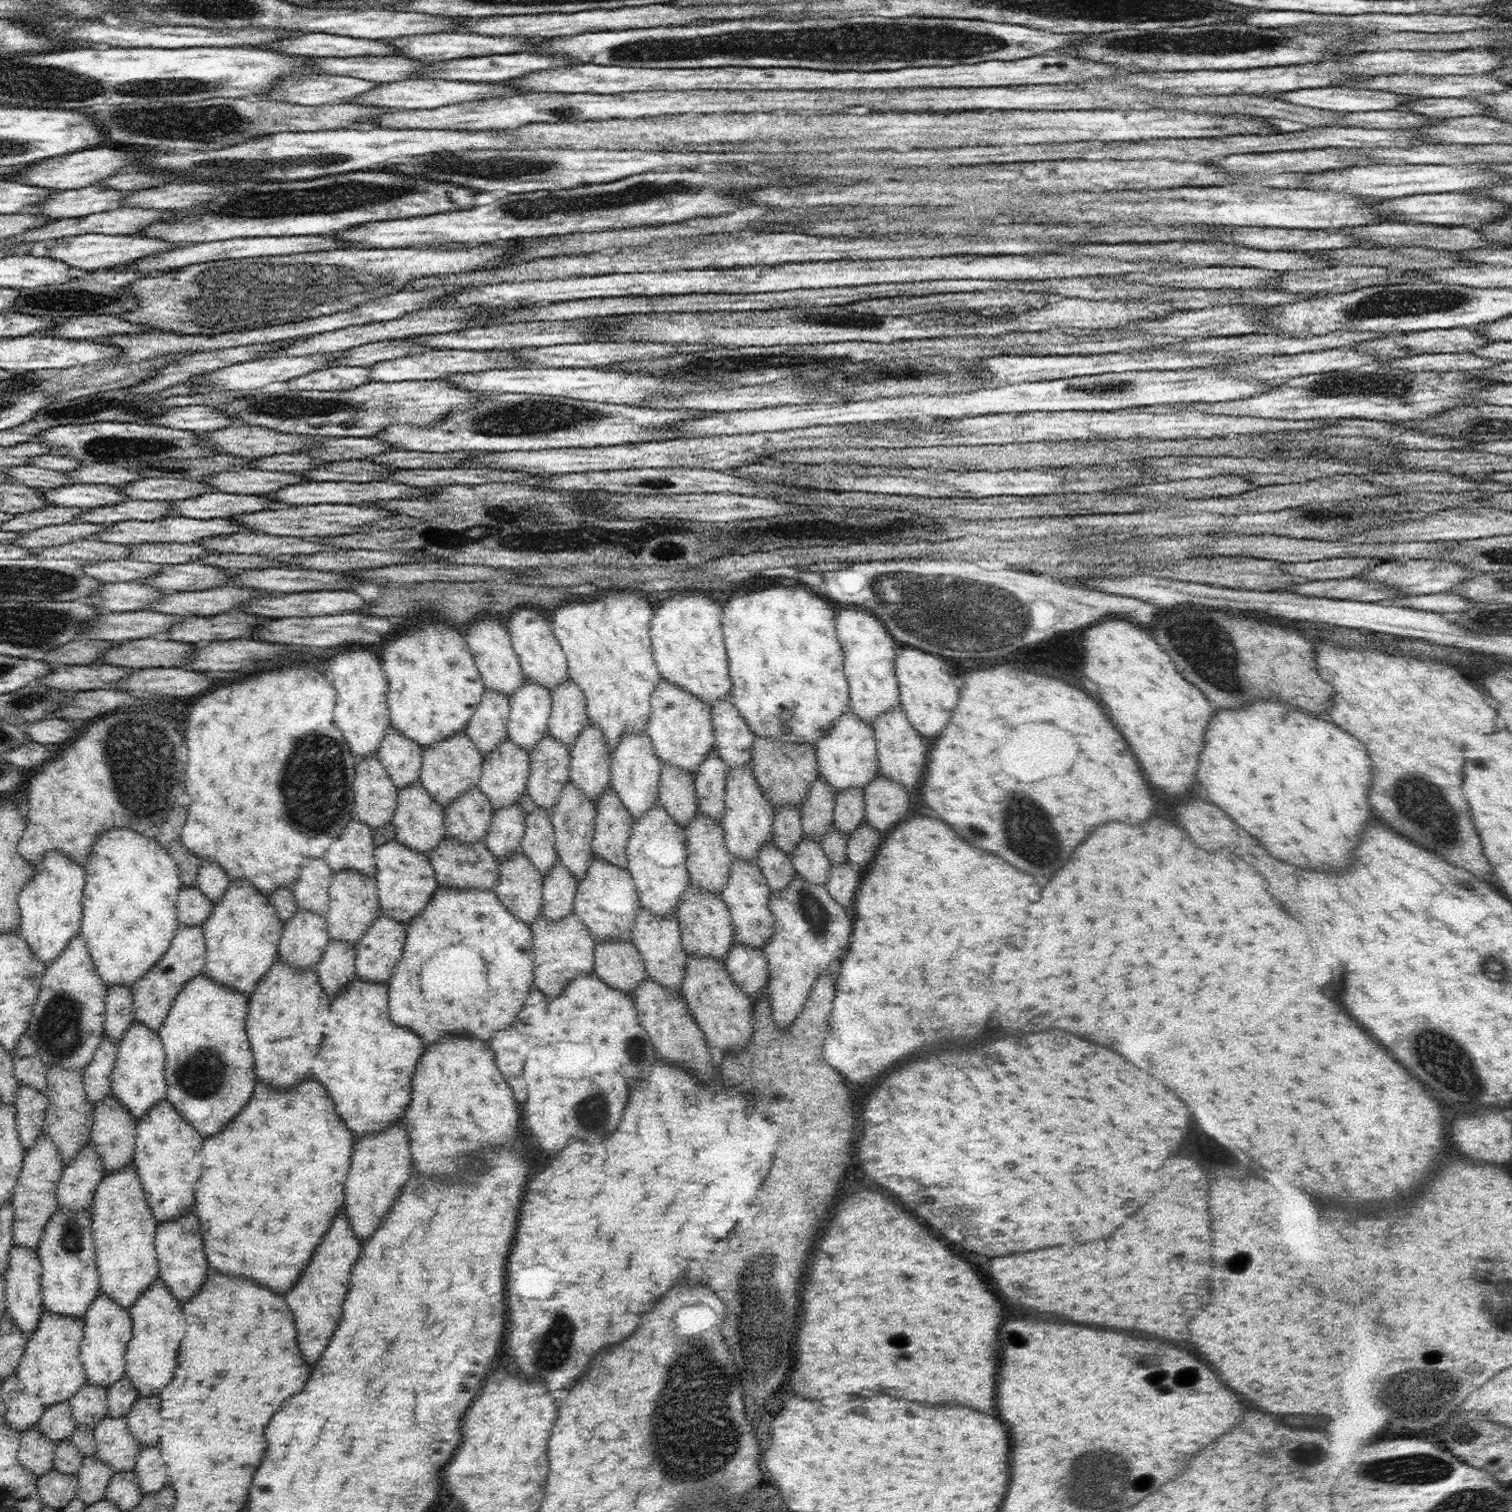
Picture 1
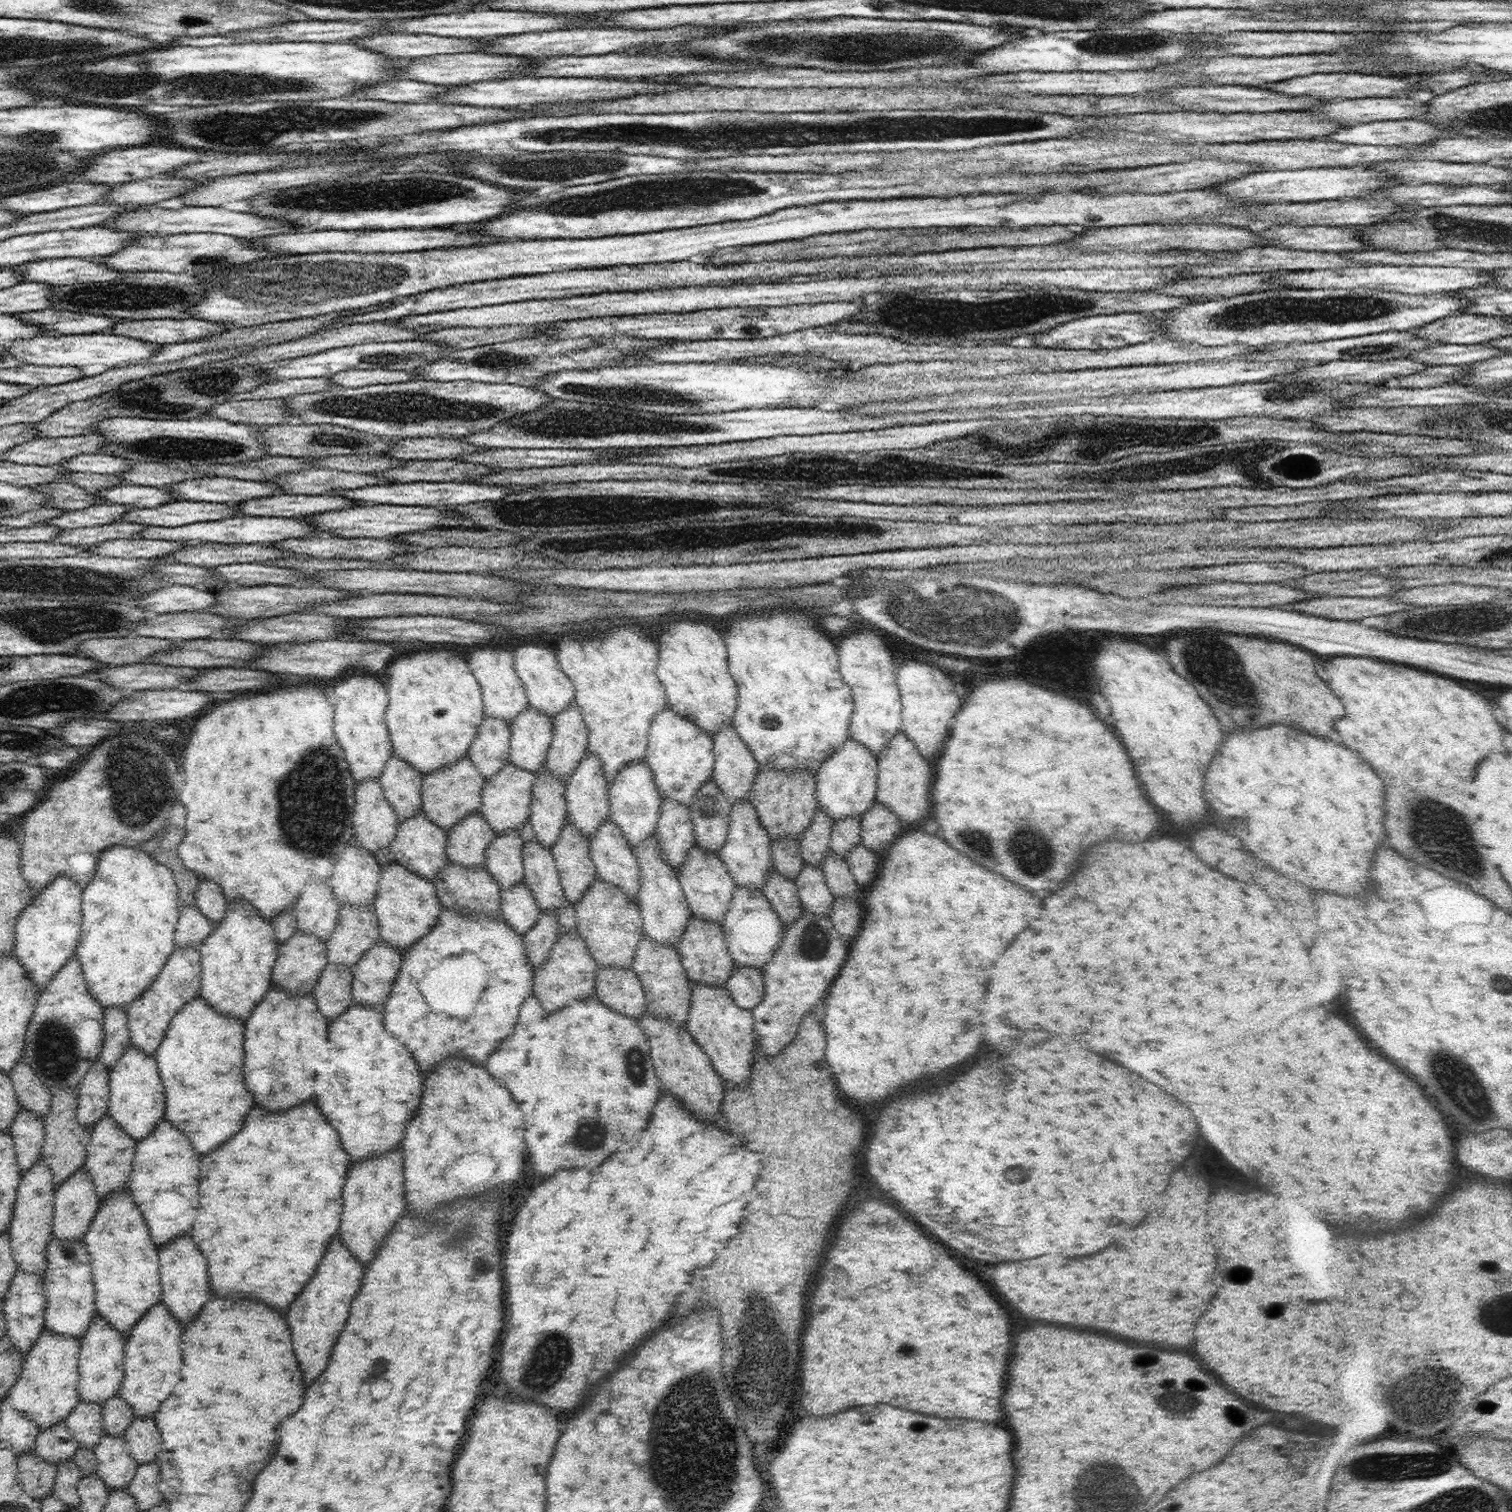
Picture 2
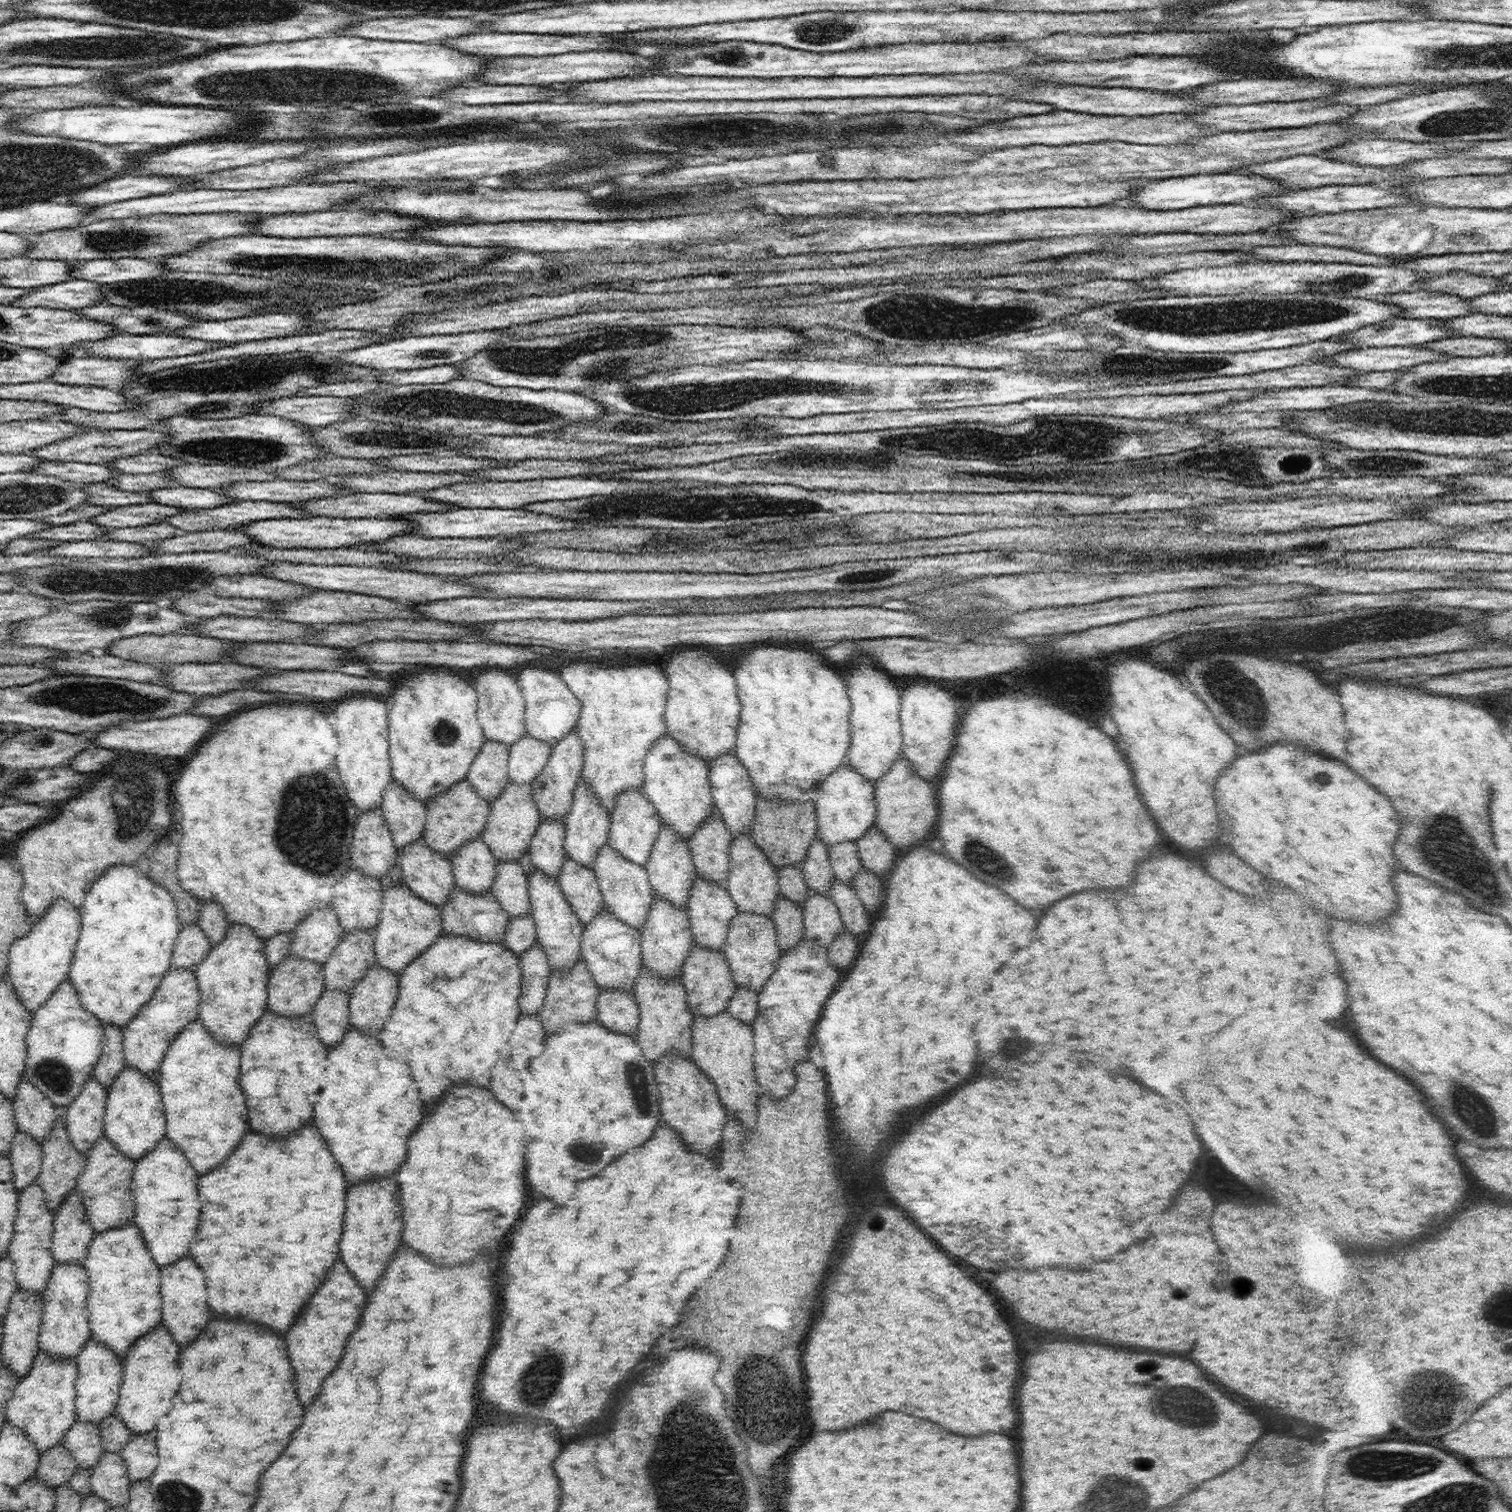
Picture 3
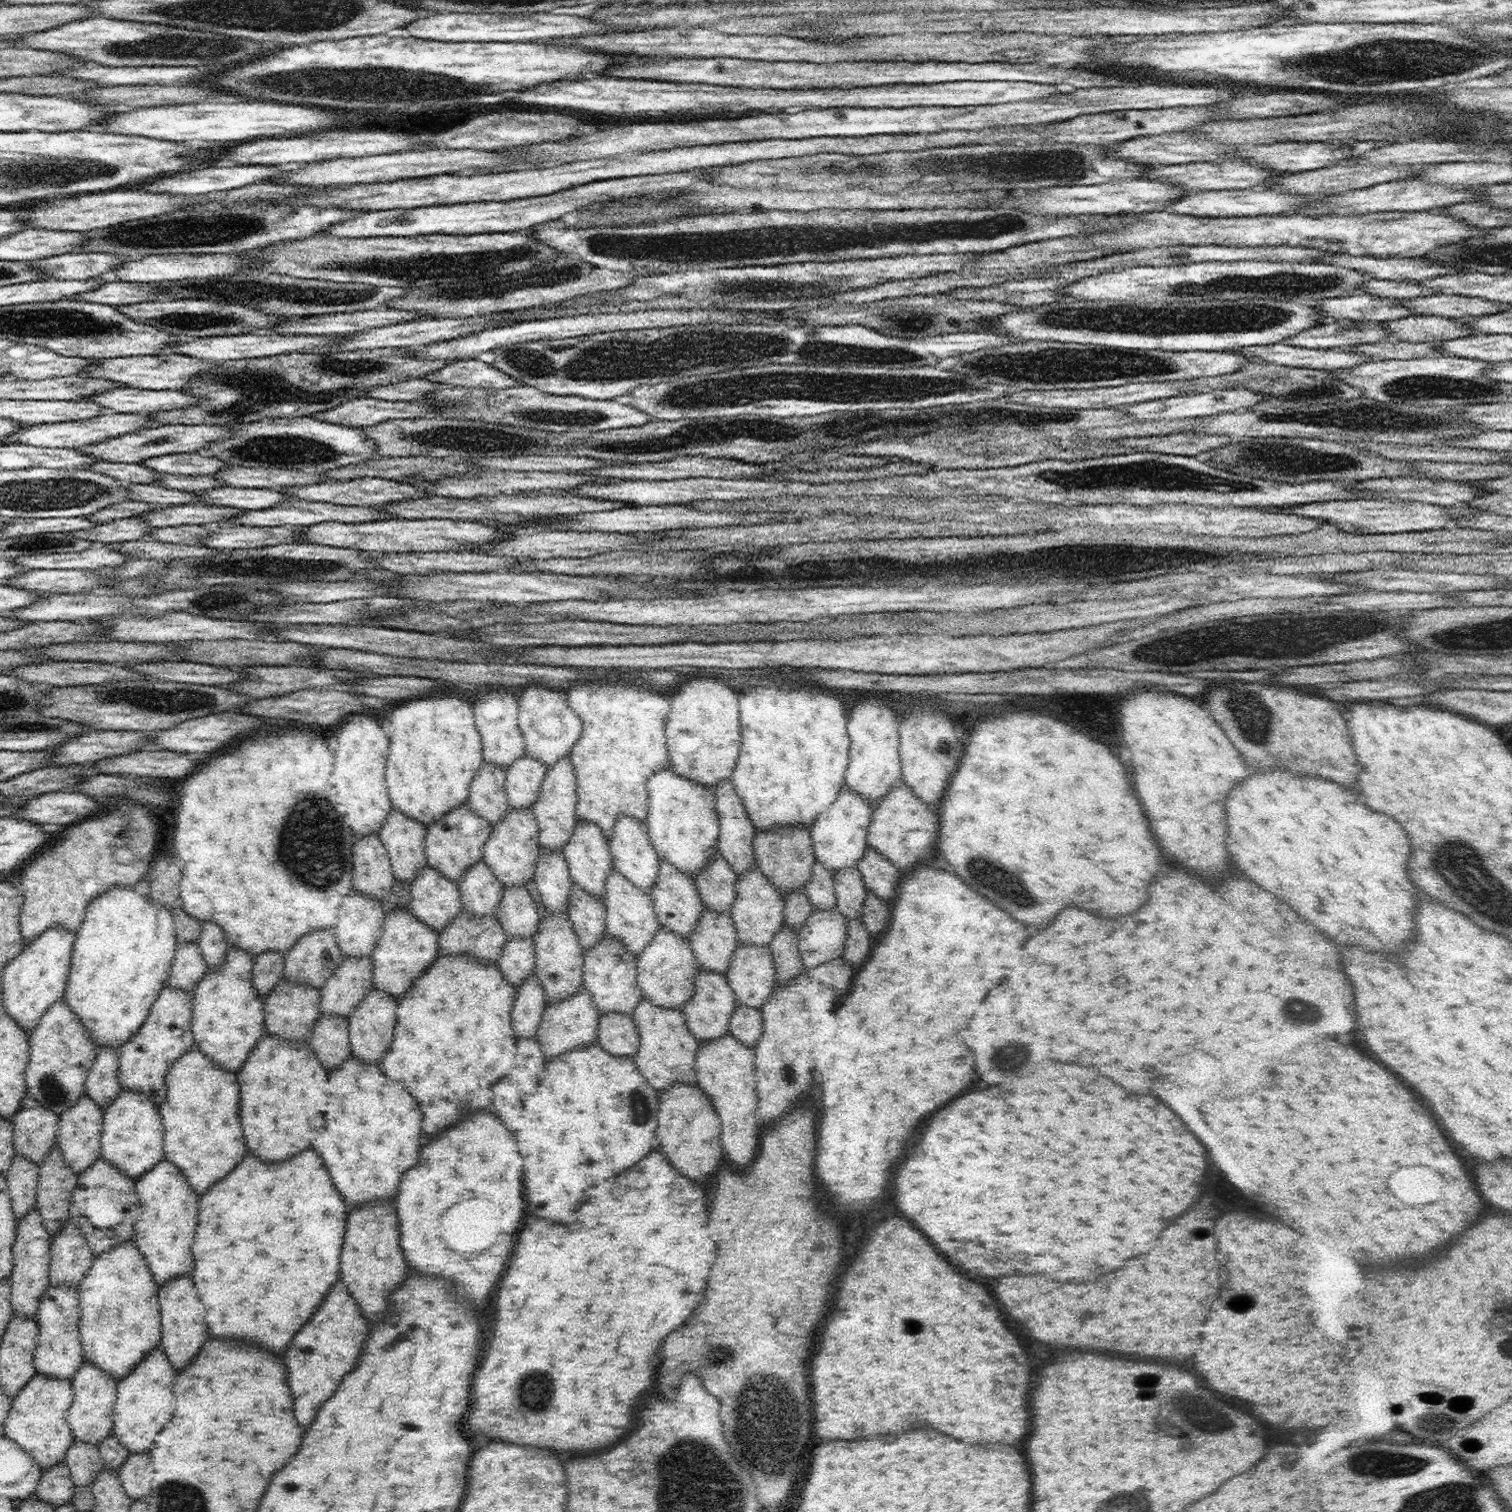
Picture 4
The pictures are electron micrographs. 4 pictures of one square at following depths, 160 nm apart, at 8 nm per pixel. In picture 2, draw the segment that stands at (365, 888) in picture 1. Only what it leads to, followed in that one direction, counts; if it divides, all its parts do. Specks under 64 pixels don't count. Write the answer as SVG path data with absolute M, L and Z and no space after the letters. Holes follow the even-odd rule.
M342 905L334 932L325 943L328 965L348 965L349 968L354 969L362 955L368 952L378 940L379 922L373 905L365 907Z

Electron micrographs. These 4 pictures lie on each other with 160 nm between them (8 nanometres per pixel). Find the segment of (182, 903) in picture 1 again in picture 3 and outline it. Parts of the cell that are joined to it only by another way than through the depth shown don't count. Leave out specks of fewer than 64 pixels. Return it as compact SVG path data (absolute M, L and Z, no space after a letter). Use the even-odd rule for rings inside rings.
M198 923L183 925L173 948L171 967L194 971L210 949L210 939Z

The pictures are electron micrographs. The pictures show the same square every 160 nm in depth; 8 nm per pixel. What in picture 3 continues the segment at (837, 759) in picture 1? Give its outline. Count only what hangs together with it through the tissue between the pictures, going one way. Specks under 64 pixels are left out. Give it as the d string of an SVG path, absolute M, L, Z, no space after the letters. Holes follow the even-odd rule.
M842 763L838 770L830 773L818 787L820 794L815 800L817 810L817 836L826 846L857 840L875 824L877 815L874 784L857 773L854 767Z

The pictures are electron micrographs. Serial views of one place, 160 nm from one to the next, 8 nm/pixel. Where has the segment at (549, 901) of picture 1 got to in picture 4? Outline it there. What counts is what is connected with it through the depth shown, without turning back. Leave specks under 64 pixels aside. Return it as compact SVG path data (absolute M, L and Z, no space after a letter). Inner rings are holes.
M534 972L519 986L511 1013L512 1024L518 1038L536 1036L538 1024L548 1006L546 996L547 992Z

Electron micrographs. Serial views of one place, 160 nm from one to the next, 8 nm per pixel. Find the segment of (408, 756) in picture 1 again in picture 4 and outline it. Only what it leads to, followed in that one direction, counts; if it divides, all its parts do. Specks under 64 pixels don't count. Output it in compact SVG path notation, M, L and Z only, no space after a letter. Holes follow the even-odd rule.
M393 809L378 833L386 847L393 875L411 886L416 875L428 865L425 853L427 826Z

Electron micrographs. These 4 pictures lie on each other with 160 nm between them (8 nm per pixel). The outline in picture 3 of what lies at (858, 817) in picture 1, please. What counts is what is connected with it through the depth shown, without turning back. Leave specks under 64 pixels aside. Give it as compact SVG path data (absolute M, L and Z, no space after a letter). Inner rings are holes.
M846 841L828 846L829 859L836 879L852 883L863 867L859 848L854 841Z

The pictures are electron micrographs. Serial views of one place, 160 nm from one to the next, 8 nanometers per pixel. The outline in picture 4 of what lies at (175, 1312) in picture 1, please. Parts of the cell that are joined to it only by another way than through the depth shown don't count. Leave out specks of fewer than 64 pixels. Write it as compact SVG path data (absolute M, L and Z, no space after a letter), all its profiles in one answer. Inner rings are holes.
M158 1346L148 1354L148 1358L142 1364L134 1366L134 1370L131 1370L127 1377L118 1381L112 1434L118 1437L130 1453L148 1453L162 1426L170 1422L174 1412L174 1378L176 1370L170 1366L170 1360L166 1358L162 1346Z

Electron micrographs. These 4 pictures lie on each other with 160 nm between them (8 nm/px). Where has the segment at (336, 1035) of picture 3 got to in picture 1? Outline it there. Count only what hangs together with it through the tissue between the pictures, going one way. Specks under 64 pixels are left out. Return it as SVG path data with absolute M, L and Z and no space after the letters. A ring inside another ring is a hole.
M330 941L320 962L316 965L320 984L327 992L328 998L334 998L340 988L358 978L355 962L358 957L358 946L344 941Z

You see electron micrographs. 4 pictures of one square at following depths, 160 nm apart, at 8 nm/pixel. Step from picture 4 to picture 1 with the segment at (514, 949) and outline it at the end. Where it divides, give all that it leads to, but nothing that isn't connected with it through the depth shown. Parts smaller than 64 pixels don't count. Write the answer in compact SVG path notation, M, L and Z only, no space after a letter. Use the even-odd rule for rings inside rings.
M522 850L499 864L499 879L494 891L516 918L530 926L543 907L543 876Z

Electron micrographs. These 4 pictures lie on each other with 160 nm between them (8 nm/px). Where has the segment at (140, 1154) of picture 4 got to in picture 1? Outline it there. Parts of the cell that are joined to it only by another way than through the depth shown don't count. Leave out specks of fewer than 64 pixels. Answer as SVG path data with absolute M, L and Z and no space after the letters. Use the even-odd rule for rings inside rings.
M135 1022L123 1034L118 1044L116 1063L112 1071L111 1091L119 1098L122 1105L129 1113L140 1121L154 1104L167 1098L167 1084L164 1076L165 1050L161 1036Z

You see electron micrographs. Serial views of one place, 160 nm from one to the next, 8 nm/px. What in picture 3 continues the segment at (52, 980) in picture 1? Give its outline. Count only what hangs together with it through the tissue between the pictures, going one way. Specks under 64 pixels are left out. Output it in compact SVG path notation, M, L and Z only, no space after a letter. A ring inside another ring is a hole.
M66 977L54 990L52 998L33 1014L31 1028L27 1033L27 1058L23 1076L33 1082L57 1108L68 1106L93 1074L103 1051L105 1028L98 1017L82 1008L70 977Z

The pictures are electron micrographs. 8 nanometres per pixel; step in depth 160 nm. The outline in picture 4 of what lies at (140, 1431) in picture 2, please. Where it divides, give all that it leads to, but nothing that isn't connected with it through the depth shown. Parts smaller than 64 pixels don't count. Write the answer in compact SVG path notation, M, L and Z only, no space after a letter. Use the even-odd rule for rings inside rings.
M129 1453L124 1464L119 1468L120 1483L132 1504L148 1498L152 1492L152 1464L149 1453Z

